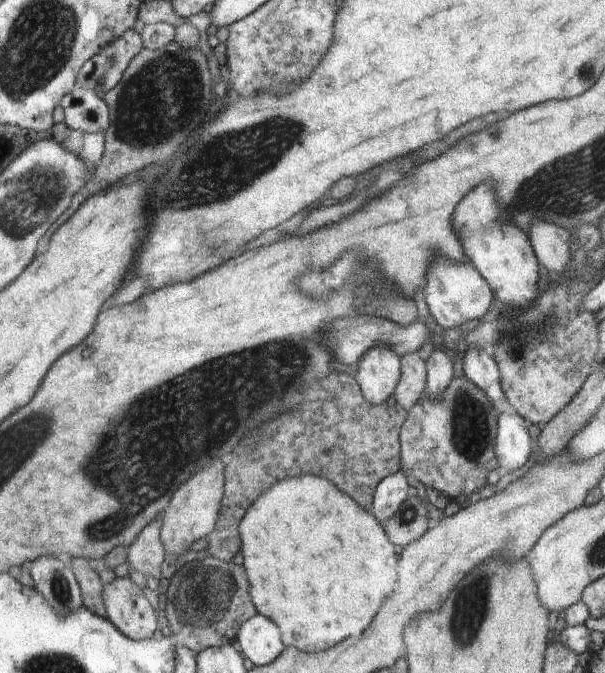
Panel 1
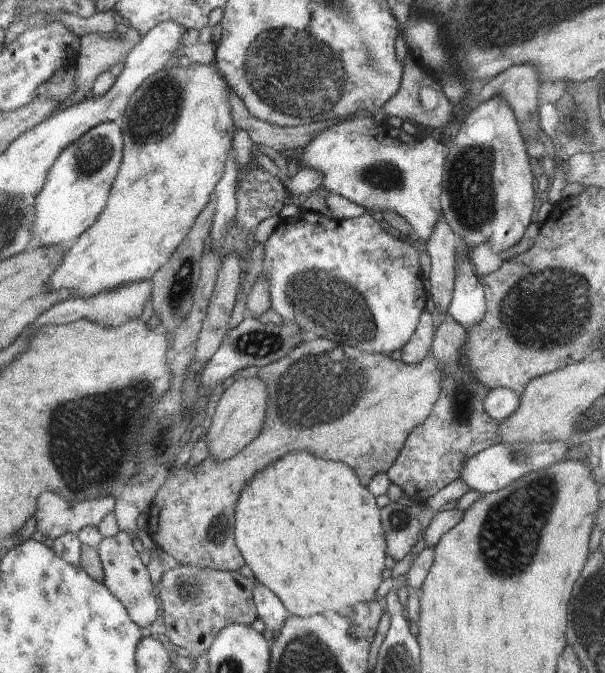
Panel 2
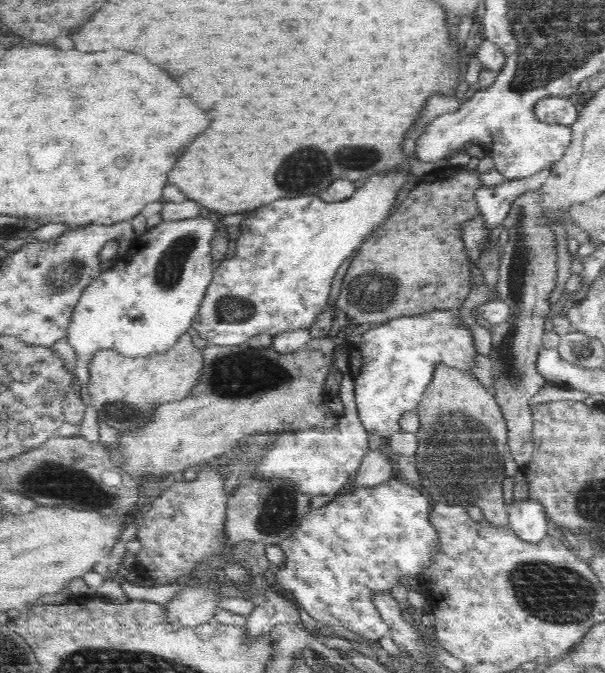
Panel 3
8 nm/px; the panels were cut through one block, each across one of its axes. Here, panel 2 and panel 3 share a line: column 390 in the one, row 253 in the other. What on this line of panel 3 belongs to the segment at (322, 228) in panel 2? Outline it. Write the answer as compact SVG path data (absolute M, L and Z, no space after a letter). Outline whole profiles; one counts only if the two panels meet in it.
M396 166L368 178L352 198L340 202L324 202L314 195L296 195L258 206L251 218L246 220L242 236L234 240L236 256L217 265L192 328L208 344L218 346L238 346L257 334L275 337L282 332L307 329L323 312L330 296L332 280L342 266L342 261L353 256L367 234L374 233L383 225L391 214L399 190L410 177L412 174L408 168Z

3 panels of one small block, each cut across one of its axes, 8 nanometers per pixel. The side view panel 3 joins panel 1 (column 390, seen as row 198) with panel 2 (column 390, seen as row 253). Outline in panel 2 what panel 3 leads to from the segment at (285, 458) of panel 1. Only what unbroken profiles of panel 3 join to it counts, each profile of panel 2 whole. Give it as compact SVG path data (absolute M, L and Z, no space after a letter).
M314 336L307 337L293 352L288 352L266 368L255 370L253 374L268 386L265 427L261 434L244 451L224 462L216 462L214 458L208 457L196 466L186 462L170 472L148 514L147 539L171 554L181 565L226 572L240 570L244 560L235 536L238 496L241 496L242 488L258 470L276 462L288 452L308 450L318 458L322 456L324 460L350 464L350 468L362 476L362 484L367 487L379 473L386 473L393 466L410 432L429 418L446 378L436 356L428 356L418 364L406 364L390 355L380 352L368 354L360 352L358 348Z

